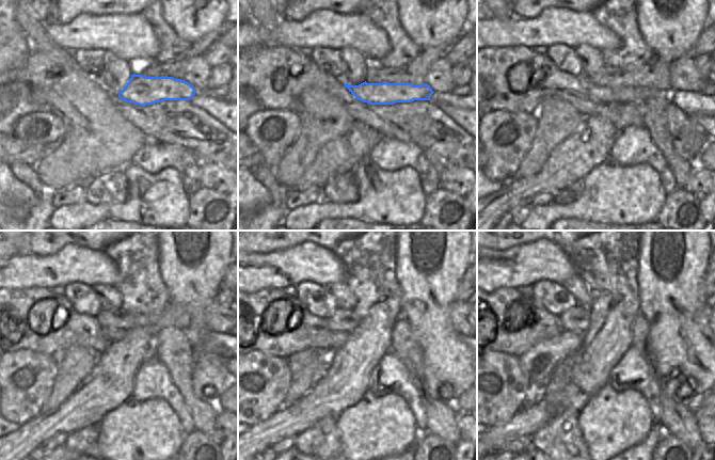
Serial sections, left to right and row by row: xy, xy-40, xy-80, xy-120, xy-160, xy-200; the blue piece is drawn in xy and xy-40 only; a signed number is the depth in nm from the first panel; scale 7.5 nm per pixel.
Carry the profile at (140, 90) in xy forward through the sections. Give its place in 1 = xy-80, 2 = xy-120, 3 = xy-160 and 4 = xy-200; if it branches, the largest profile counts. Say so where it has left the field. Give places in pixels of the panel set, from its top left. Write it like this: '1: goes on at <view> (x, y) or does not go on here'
1: goes on at xy-80 (622, 95)
2: goes on at xy-120 (115, 334)
3: goes on at xy-160 (299, 360)
4: goes on at xy-200 (538, 363)

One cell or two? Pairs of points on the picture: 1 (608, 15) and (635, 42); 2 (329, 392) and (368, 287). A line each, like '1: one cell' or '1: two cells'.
1: one cell
2: one cell

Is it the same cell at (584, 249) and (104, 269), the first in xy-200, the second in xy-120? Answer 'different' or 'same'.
different

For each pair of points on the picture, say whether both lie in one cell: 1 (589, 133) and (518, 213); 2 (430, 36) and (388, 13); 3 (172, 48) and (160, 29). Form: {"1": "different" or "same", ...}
{"1": "different", "2": "different", "3": "same"}

